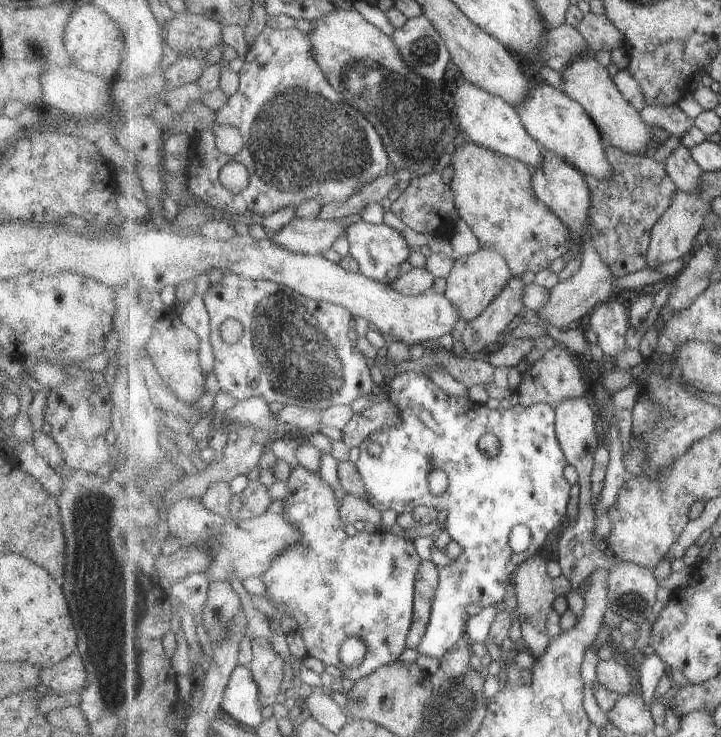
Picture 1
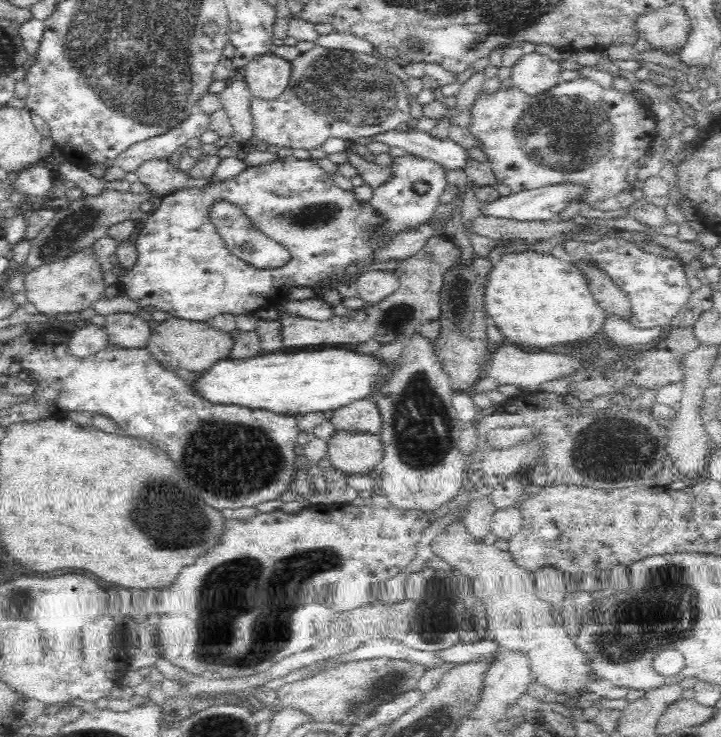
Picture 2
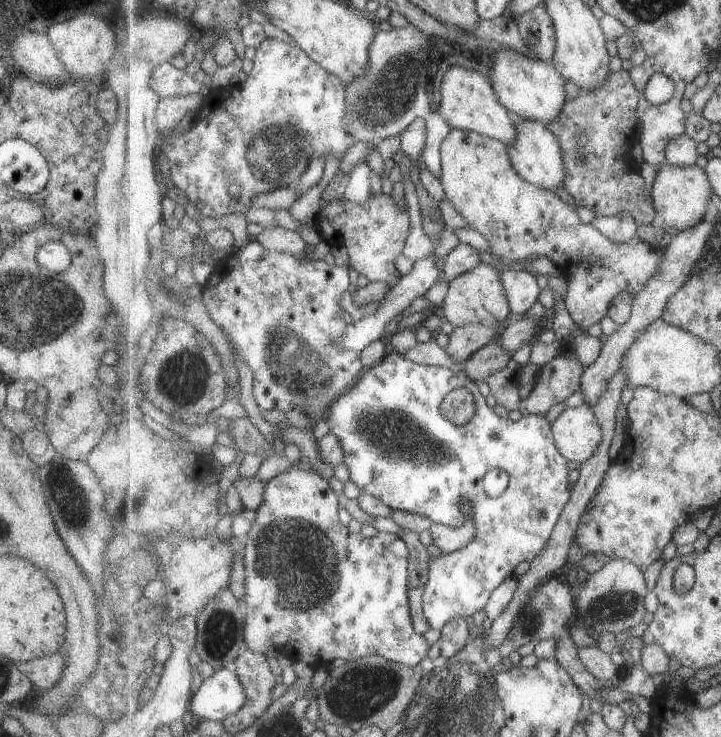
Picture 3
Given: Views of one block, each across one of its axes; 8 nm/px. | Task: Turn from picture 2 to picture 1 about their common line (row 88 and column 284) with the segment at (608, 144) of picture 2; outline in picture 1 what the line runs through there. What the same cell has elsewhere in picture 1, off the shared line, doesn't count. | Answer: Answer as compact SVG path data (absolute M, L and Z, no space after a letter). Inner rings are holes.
M300 464L294 468L286 484L293 490L293 496L284 500L283 516L289 522L297 524L303 536L293 548L283 552L283 556L277 556L272 568L260 577L266 585L265 598L273 605L275 600L277 606L285 604L287 616L299 622L299 630L307 644L309 656L324 665L337 667L347 683L364 679L381 666L398 662L399 656L408 648L408 637L414 622L417 576L423 562L419 552L415 550L414 540L379 531L359 531L356 535L349 536L341 520L335 490L327 484L323 476L317 472L309 472ZM347 636L361 638L369 648L365 660L355 668L347 668L339 658L339 648Z

